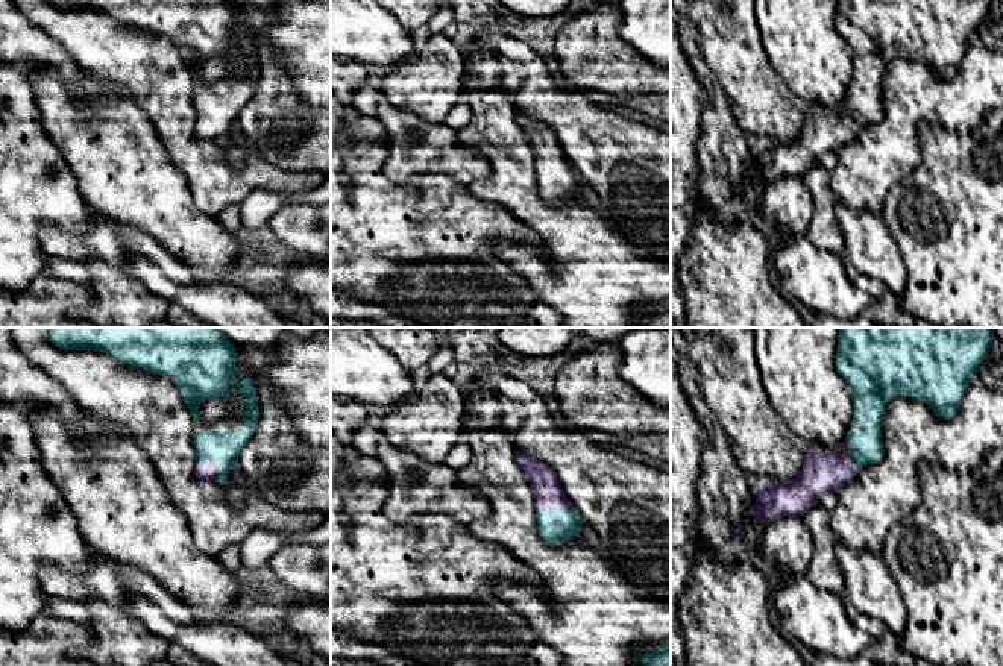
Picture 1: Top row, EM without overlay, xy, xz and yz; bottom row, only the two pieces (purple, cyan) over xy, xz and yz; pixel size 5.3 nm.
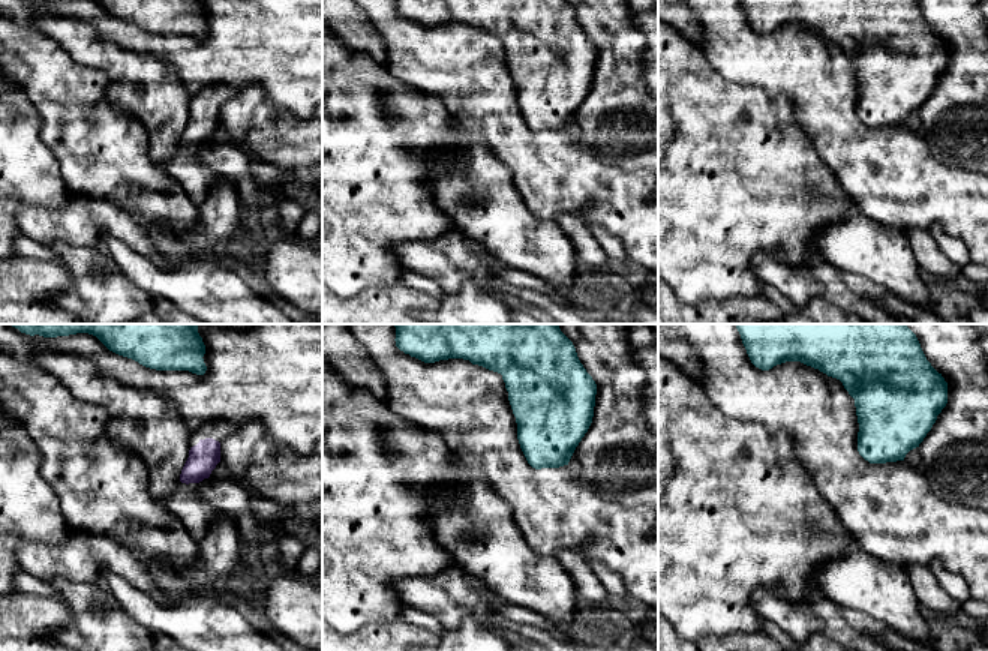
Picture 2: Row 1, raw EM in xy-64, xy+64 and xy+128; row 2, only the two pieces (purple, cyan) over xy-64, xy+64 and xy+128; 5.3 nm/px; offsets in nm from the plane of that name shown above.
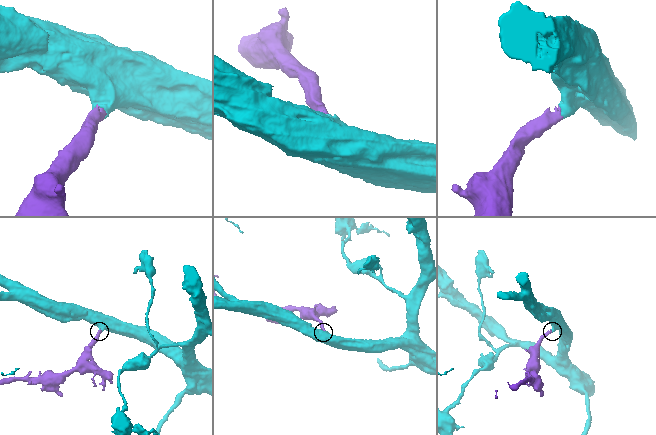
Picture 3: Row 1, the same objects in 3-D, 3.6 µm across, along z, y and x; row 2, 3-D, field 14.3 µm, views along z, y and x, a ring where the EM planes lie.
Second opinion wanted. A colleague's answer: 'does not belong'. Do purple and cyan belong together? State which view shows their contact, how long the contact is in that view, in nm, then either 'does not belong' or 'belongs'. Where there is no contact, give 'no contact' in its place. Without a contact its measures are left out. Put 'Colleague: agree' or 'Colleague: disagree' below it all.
contact in xz; length 200 nm; belongs
Colleague: disagree

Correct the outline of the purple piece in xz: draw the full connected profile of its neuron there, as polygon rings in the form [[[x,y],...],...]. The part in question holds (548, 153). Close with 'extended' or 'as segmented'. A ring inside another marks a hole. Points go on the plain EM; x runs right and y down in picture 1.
[[[516,111],[516,121],[530,140],[534,153],[540,199],[558,205],[580,197],[583,181],[566,158],[555,132],[520,111]]] | extended

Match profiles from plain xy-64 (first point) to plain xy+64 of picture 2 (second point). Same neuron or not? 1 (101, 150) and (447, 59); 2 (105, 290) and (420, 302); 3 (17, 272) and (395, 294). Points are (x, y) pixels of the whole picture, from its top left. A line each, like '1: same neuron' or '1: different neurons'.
1: different neurons
2: different neurons
3: same neuron

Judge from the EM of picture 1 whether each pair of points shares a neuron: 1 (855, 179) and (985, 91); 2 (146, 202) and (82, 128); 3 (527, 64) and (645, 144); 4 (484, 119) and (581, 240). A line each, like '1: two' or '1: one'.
1: one
2: one
3: one
4: one

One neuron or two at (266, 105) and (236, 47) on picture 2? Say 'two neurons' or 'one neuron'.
two neurons

